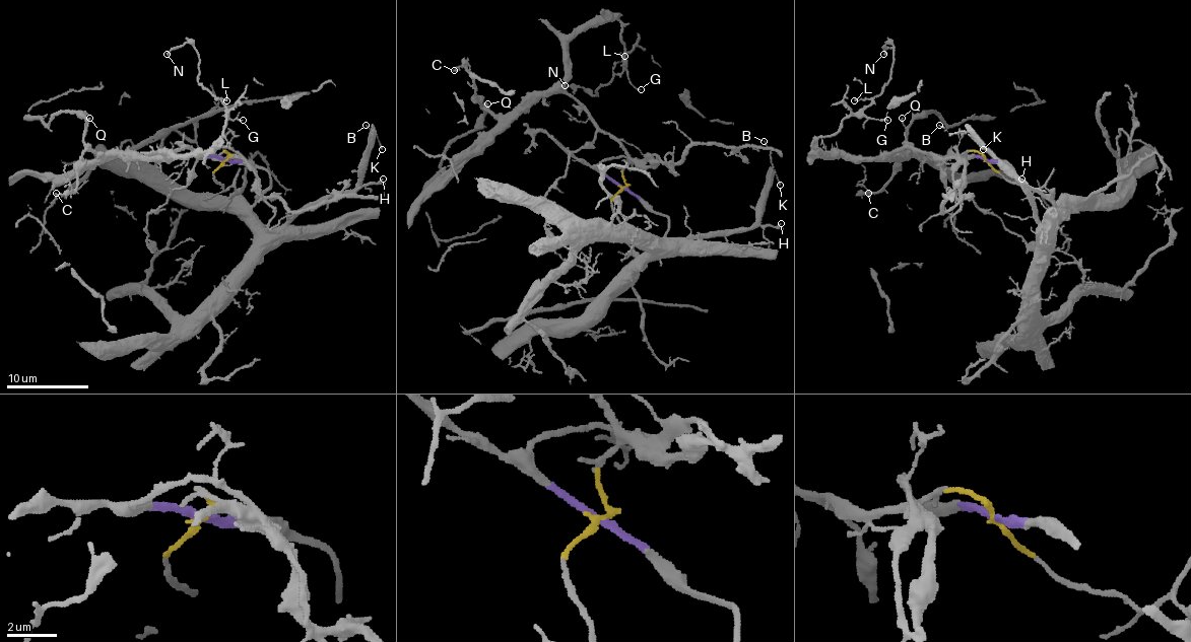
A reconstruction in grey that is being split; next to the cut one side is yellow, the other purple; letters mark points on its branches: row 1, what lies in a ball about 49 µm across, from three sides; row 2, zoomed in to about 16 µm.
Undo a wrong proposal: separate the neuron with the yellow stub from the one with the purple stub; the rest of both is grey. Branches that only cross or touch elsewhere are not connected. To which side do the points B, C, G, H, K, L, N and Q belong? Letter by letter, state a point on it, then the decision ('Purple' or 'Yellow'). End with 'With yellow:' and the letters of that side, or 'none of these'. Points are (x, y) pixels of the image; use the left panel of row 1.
B: Place: (366, 125). Purple
C: Place: (56, 193). Yellow
G: Place: (243, 120). Yellow
H: Place: (383, 179). Purple
K: Place: (382, 149). Purple
L: Place: (226, 100). Yellow
N: Place: (167, 54). Yellow
Q: Place: (89, 118). Yellow
With yellow: C, G, L, N, Q

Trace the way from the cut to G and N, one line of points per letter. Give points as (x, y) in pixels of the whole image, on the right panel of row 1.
G: (986, 159), (976, 151), (934, 157), (908, 147), (844, 157), (825, 155), (816, 141), (850, 117), (886, 121)
N: (986, 159), (976, 151), (934, 157), (908, 147), (844, 157), (816, 147), (888, 81), (888, 42), (882, 55)

